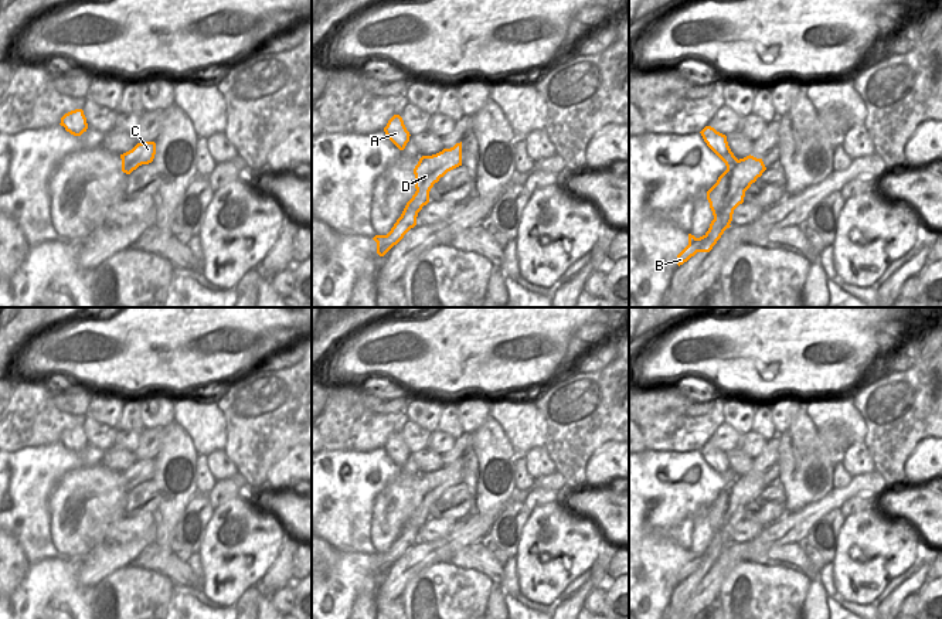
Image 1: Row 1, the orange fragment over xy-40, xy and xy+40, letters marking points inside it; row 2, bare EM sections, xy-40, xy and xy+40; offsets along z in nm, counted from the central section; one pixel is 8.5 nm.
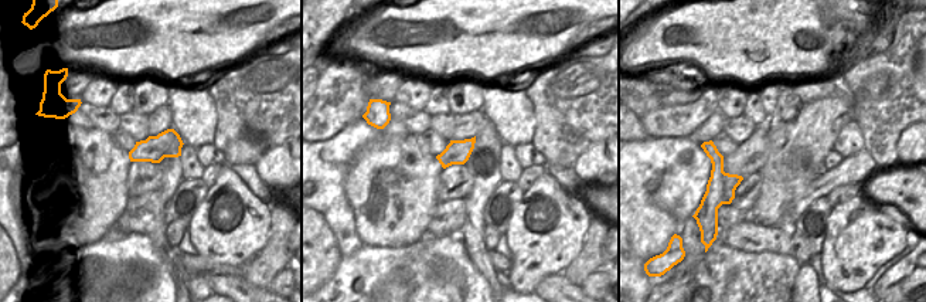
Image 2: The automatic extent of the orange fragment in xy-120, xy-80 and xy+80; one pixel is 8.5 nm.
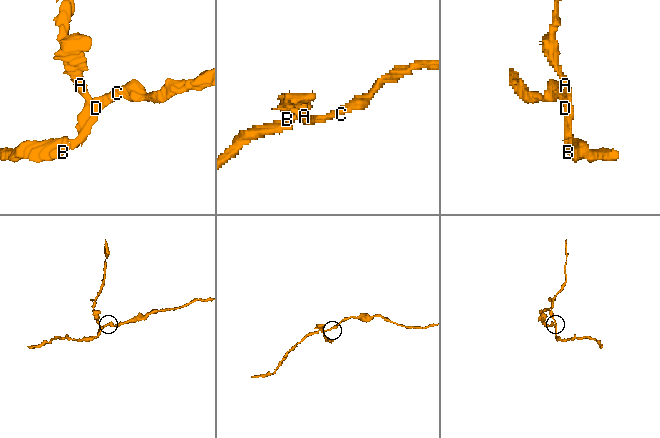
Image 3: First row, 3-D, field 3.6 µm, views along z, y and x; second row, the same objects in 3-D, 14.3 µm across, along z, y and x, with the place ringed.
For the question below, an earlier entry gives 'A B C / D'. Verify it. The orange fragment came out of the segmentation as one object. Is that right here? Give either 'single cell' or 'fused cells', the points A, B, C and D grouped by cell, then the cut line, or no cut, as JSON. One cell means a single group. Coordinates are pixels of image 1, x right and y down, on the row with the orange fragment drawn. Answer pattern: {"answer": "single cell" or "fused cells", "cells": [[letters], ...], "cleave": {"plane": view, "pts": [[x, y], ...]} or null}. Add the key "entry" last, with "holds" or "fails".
{"answer": "fused cells", "cells": [["A"], ["B", "C", "D"]], "cleave": {"plane": "xy+40", "pts": [[738, 160], [730, 172], [720, 210], [724, 214], [714, 217]]}, "entry": "fails"}

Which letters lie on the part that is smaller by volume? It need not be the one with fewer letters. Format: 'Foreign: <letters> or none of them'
Foreign: A

